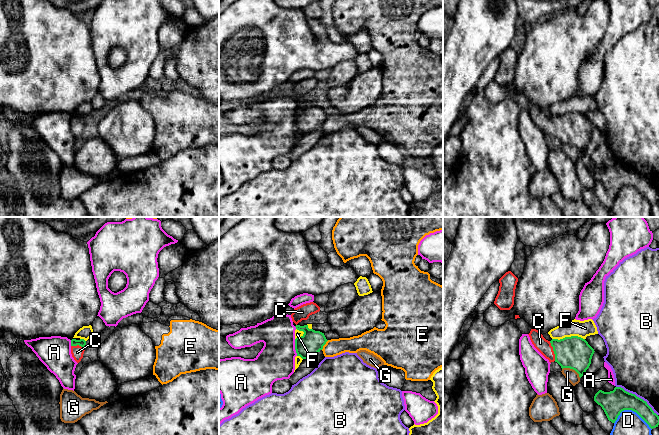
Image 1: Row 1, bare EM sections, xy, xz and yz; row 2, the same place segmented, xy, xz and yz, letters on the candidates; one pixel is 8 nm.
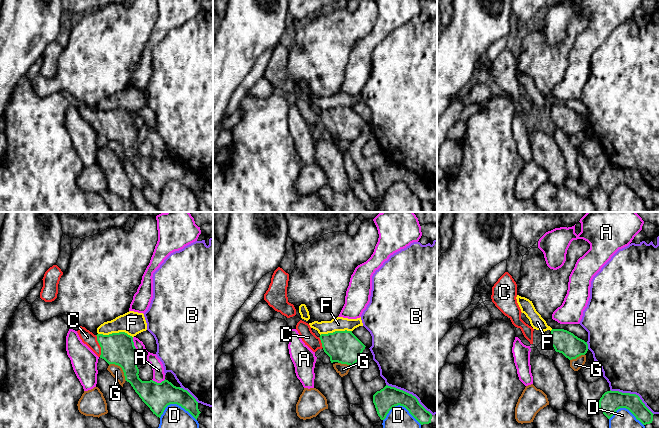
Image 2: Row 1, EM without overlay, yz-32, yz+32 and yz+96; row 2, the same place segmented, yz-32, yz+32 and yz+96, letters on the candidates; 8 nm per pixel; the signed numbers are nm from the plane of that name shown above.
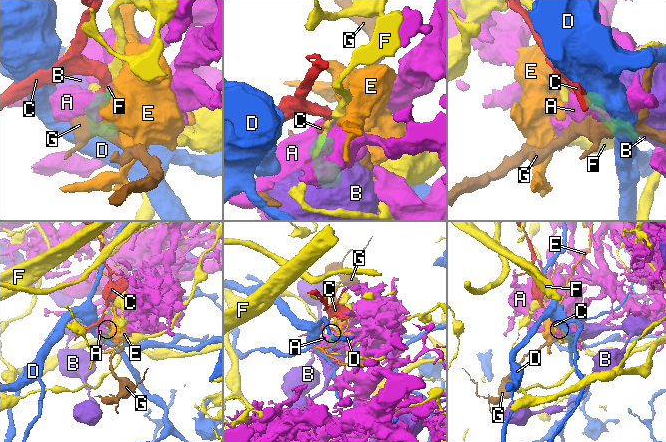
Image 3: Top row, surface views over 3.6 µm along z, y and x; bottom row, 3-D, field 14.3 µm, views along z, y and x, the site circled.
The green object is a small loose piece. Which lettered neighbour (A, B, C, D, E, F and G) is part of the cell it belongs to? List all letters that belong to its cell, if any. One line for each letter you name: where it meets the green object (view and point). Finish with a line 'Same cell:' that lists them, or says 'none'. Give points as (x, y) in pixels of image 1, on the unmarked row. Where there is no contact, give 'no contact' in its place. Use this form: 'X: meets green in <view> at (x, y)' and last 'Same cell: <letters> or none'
C: meets green in yz at (553, 126)
Same cell: C

